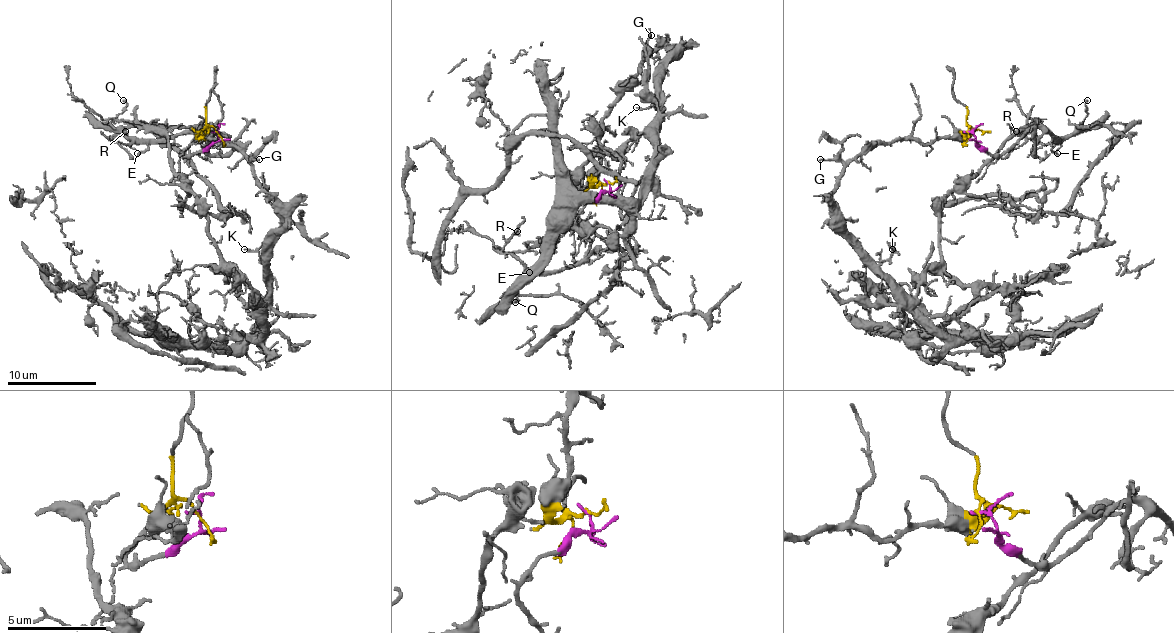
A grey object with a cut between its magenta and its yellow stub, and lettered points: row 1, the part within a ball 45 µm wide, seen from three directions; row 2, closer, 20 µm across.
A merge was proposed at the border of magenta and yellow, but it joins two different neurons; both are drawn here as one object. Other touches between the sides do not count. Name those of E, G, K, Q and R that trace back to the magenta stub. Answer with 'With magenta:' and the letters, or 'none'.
With magenta: E, Q, R

